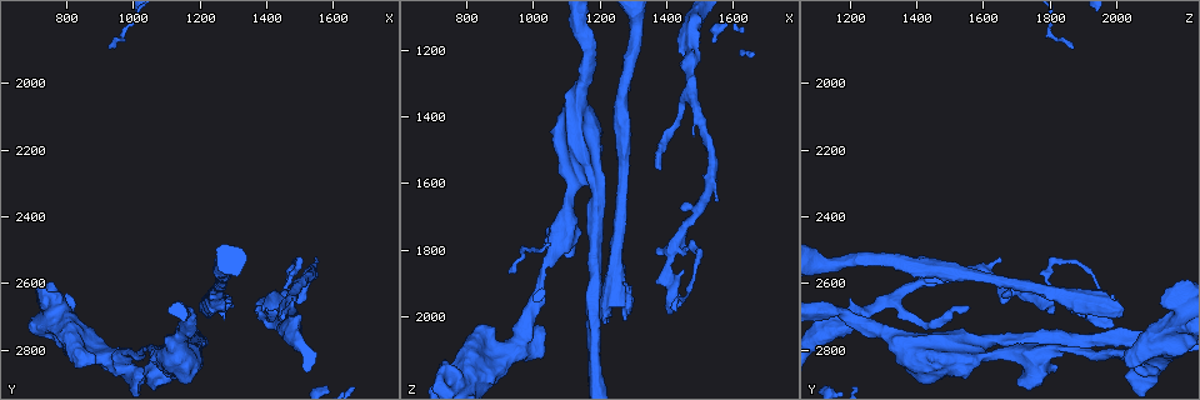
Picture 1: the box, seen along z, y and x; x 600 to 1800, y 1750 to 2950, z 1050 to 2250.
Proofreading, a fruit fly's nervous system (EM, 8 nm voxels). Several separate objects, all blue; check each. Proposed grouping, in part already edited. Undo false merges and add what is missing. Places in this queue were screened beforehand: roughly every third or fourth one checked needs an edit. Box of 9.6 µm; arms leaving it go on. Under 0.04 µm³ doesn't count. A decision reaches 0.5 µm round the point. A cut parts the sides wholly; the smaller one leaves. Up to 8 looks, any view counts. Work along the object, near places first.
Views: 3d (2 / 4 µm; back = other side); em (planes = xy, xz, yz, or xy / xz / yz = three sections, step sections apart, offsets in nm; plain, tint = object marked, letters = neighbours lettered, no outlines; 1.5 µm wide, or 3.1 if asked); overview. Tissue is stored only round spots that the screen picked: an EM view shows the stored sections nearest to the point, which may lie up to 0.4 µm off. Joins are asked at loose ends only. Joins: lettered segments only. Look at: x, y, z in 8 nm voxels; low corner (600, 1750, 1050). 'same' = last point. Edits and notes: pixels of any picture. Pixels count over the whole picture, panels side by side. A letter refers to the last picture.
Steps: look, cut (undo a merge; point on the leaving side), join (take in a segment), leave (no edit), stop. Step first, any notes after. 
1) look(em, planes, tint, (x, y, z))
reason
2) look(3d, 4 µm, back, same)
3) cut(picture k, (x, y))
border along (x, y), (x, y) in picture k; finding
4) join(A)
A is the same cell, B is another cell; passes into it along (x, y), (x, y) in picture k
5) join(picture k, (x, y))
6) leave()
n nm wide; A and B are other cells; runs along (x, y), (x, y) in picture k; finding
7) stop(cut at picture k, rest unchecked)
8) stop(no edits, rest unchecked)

look(em, xy, step 4, letters, (1370, 2670, 1560))
free end

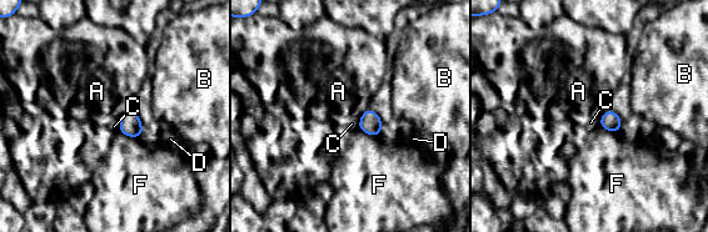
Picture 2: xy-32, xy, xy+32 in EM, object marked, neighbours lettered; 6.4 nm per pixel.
leave()
A, B, C, D and F are other cells; none of them fits

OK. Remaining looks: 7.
look(em, planes, tint, (1030, 2800, 1870))
thick turns thin

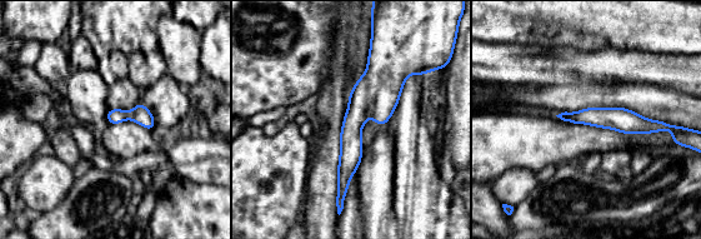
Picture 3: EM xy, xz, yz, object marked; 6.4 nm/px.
look(em, planes, letters, same)

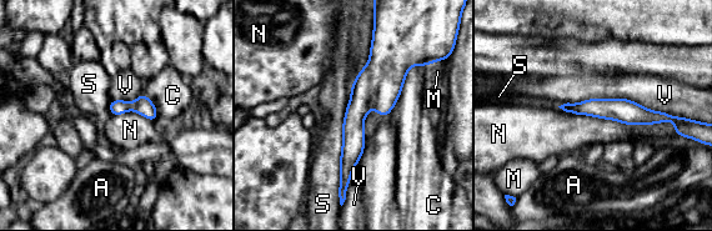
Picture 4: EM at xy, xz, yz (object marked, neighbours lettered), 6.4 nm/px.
leave()
A, C, M, N, S and V are other cells; runs along (372, 64), (342, 196) in picture 4; all the same neuron

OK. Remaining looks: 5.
look(3d, 4 µm, (1240, 2630, 1910))
thin neck

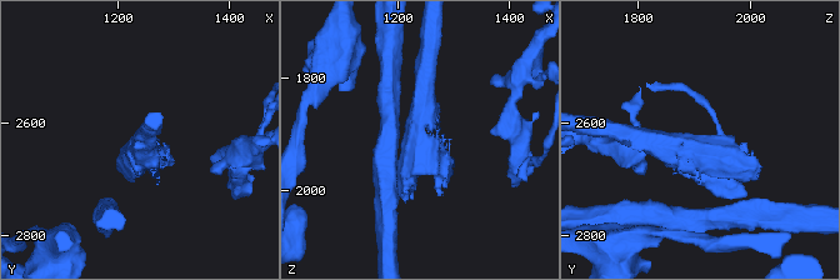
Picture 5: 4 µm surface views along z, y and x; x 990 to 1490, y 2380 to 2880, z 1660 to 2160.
look(em, xy, step 8, letters, (1245, 2630, 1905))
now the EM

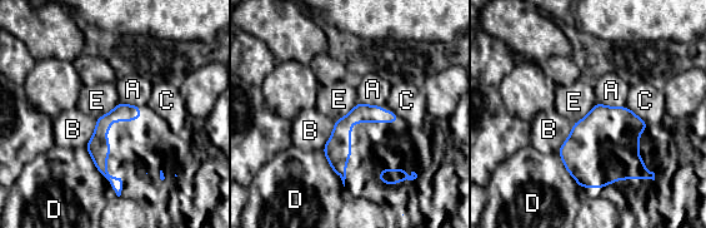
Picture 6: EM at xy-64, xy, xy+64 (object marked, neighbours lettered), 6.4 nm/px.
leave()
D touches over 280 nm; A, B, C, D and E are other cells; one neuron here

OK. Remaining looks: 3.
stop(no edits, rest unchecked)

